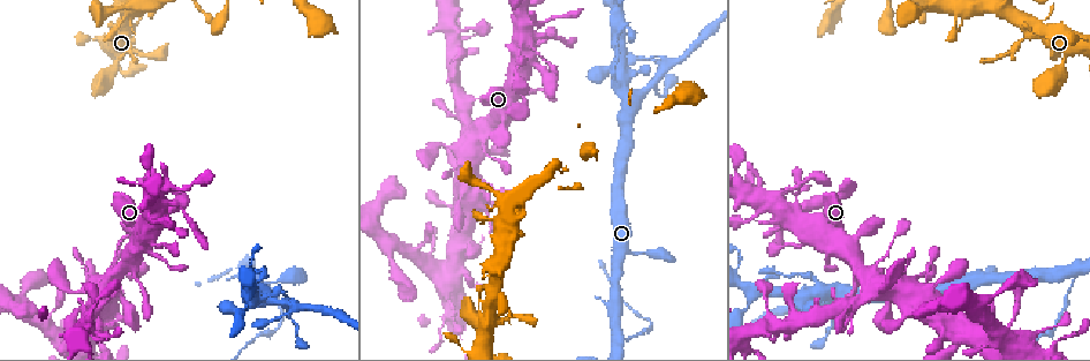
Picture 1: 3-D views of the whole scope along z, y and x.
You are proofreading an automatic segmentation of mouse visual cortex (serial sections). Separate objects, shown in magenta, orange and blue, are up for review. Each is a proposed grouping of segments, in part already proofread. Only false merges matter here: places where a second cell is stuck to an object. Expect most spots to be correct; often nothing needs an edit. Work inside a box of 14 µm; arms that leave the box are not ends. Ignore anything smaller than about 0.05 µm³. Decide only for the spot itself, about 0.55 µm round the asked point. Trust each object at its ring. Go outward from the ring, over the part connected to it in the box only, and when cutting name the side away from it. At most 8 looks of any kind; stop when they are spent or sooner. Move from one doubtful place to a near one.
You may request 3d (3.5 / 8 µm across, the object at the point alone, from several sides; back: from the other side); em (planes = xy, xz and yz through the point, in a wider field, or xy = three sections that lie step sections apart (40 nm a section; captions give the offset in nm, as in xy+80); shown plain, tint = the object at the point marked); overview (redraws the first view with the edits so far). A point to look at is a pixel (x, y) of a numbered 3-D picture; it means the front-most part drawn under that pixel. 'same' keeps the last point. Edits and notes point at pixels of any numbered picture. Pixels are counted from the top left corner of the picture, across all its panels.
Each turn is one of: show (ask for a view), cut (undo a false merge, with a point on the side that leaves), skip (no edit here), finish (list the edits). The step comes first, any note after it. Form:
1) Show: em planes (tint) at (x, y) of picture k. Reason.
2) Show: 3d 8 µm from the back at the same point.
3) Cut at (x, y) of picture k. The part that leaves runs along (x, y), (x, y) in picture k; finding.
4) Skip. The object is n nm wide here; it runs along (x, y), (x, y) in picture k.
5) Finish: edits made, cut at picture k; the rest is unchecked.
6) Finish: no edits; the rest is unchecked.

Show: 3d 3.5 µm at (501, 110) of picture 1. Thin arm on a thick one.

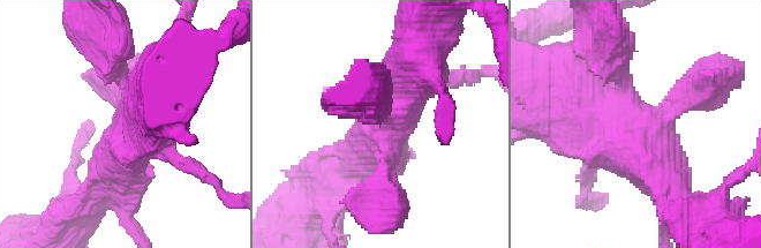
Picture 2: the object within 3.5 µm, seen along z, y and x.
Show: em xy step 5 (tint) at (648, 116) of picture 2. Now the EM.

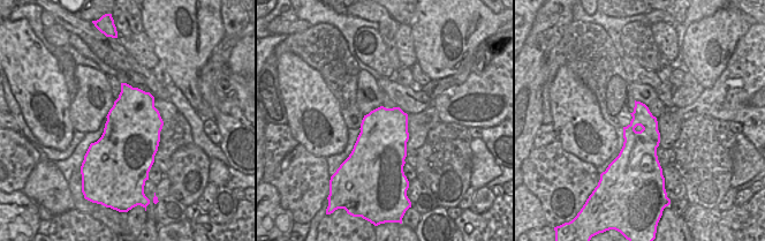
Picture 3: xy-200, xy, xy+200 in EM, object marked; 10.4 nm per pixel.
Skip. Continuous, no second cell.

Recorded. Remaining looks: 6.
Show: 3d 3.5 µm from the back at (110, 279) of picture 1. Sharp bend.

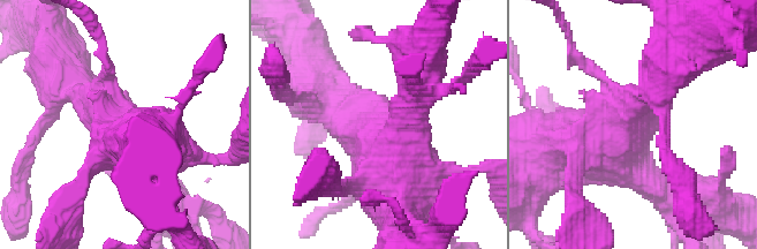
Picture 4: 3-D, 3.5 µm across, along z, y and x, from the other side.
Show: em xy step 1 (tint) at (619, 129) of picture 4.

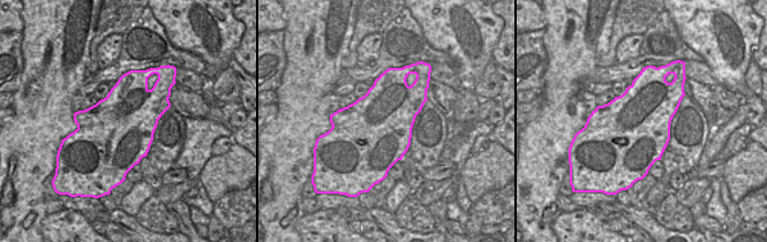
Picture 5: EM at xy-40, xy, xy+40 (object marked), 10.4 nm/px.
Skip. It runs along (353, 122), (399, 175), (410, 236) in picture 4; all the same cell.

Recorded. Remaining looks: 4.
Show: 3d 3.5 µm at (766, 207) of picture 1. A narrow waist.

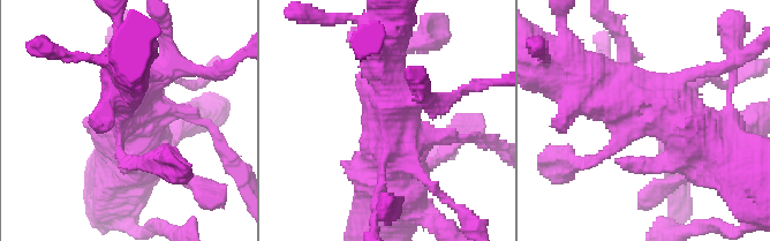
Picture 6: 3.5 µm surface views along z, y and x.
Show: em xy step 3 (tint) at (645, 118) of picture 6. Now the EM.

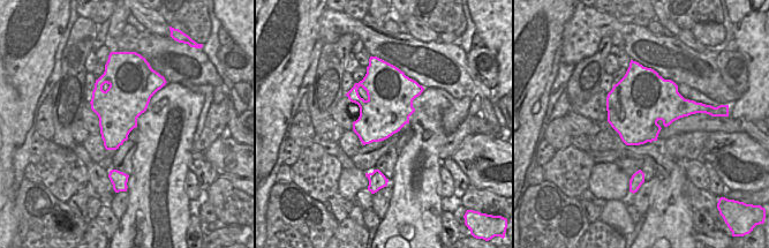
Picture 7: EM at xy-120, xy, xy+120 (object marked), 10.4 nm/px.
Skip. The object is 600 nm wide here; it runs along (718, 148), (663, 105), (595, 76) in picture 6; one cell here.

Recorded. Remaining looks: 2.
Finish: no edits; the rest is unchecked.

